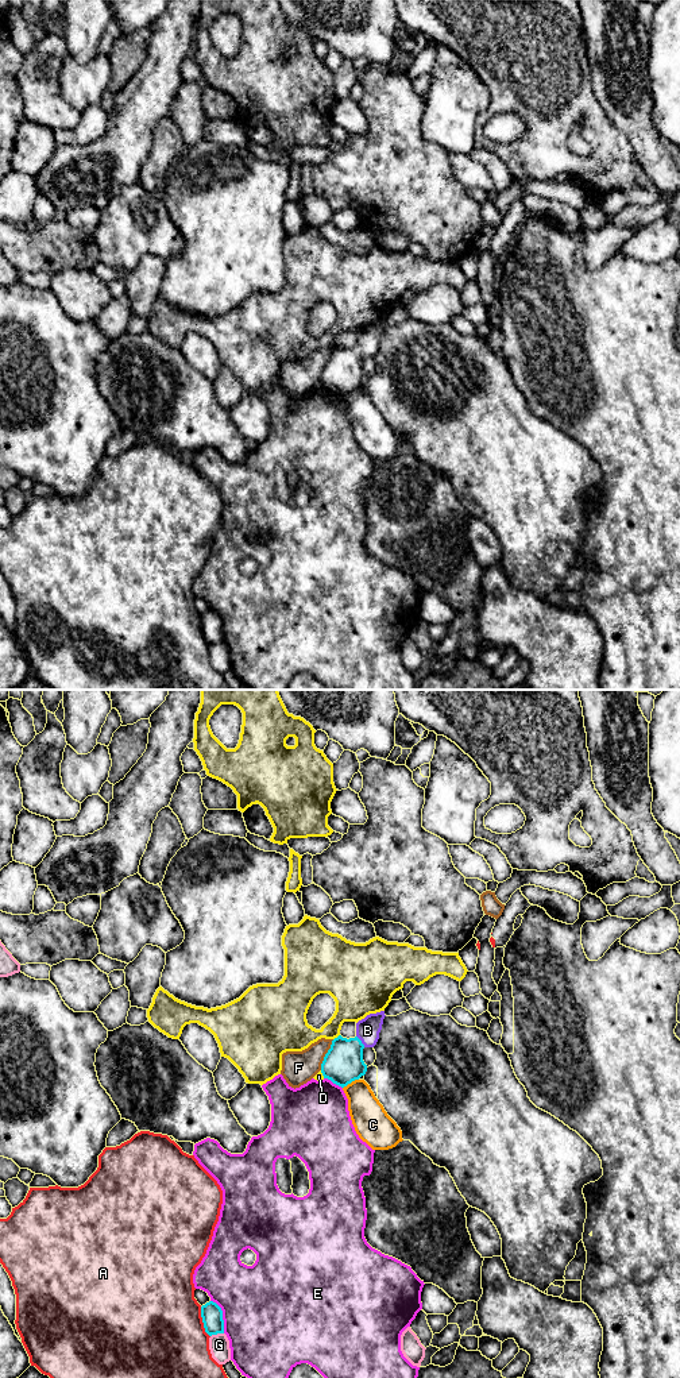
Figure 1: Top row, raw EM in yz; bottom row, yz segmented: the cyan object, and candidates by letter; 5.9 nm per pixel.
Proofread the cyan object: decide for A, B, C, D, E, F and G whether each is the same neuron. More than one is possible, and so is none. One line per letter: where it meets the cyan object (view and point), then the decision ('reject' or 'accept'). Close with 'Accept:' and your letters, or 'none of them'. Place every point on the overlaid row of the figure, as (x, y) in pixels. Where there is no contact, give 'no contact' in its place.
A: meets cyan in yz at (203, 1321); reject
B: meets cyan in yz at (360, 1041); accept
C: meets cyan in yz at (350, 1083); reject
D: meets cyan in yz at (337, 1037); reject
E: meets cyan in yz at (221, 1316); reject
F: meets cyan in yz at (325, 1054); reject
G: meets cyan in yz at (216, 1334); reject
Accept: B

